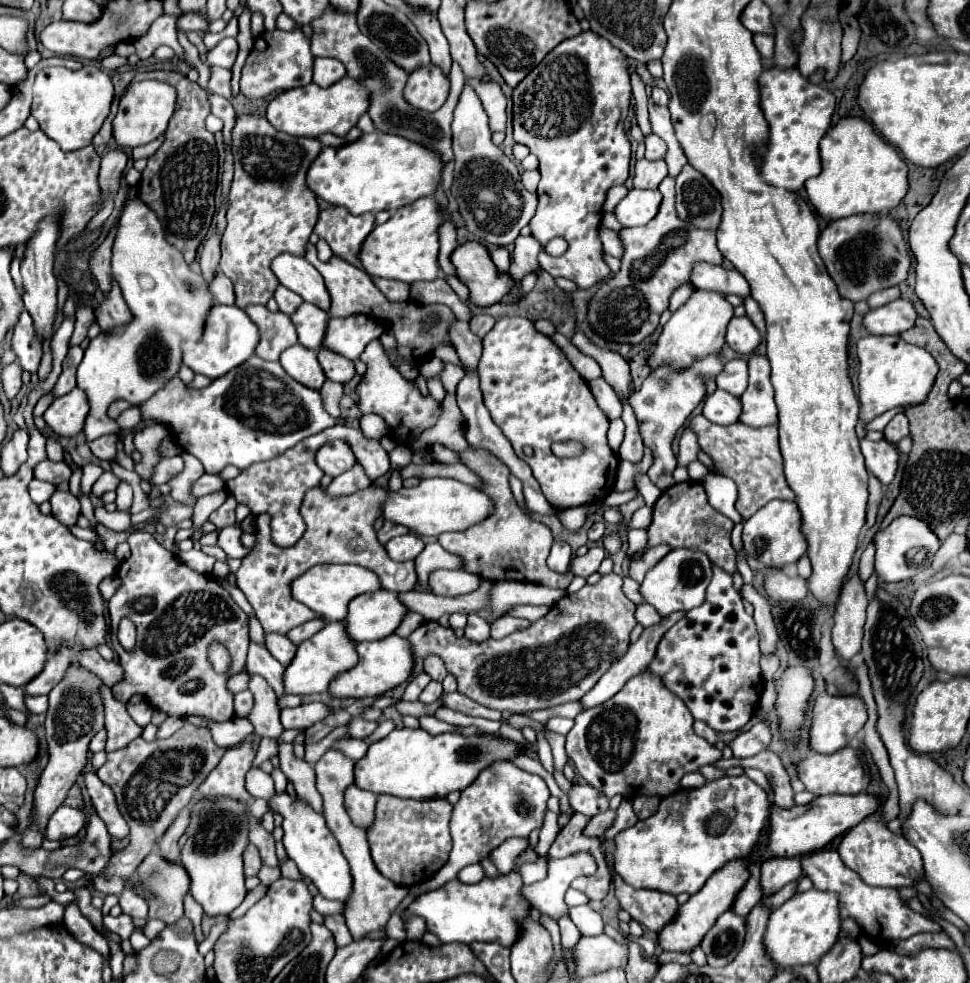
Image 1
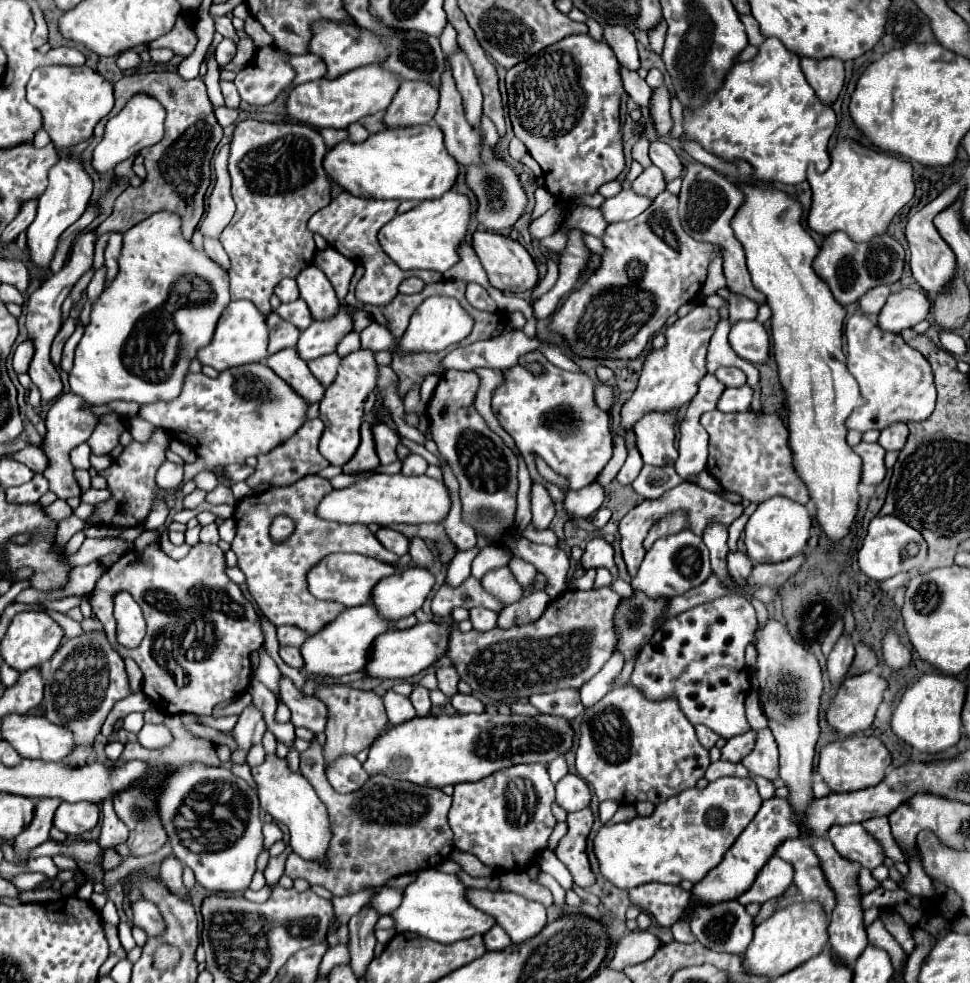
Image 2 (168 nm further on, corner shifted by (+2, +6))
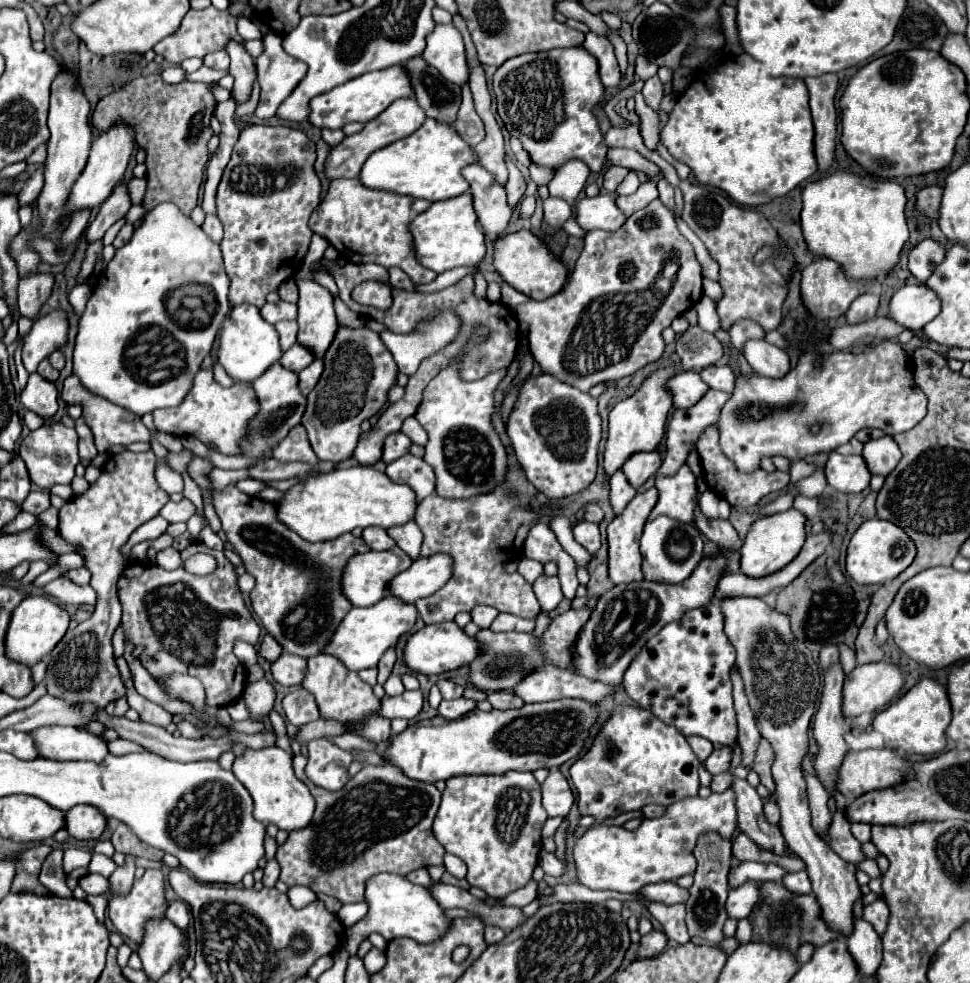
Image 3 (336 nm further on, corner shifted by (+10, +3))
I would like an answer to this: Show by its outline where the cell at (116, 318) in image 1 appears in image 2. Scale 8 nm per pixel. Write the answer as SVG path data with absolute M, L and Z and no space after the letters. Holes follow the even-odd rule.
M113 233L109 237L109 243L105 247L105 269L107 269L107 277L105 277L105 285L113 281L115 273L117 273L117 259L119 259L119 251L121 251L121 233Z

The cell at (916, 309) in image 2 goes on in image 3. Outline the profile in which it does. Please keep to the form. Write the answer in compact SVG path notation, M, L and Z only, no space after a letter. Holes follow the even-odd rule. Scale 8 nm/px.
M925 284L905 286L891 298L889 316L899 324L921 330L939 314L939 296Z

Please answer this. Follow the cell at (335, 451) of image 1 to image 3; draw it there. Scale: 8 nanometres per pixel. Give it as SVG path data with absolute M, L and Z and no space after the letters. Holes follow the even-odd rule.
M339 326L335 340L323 356L323 364L323 376L307 396L301 424L305 426L311 448L319 460L341 462L355 450L361 422L375 416L385 406L389 390L397 384L399 370L391 352L387 352L387 346L379 340L379 334L367 326Z

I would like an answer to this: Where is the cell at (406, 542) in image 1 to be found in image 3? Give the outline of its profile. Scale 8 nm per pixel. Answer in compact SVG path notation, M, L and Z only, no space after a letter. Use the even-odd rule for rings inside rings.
M375 526L365 528L361 536L363 536L365 544L367 544L371 550L389 550L389 548L395 546L393 538L391 538L383 528L375 528Z

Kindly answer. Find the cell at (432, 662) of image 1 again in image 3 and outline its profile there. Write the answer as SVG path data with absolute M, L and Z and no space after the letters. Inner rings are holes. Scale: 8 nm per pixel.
M439 680L437 686L439 686L439 690L441 690L445 700L453 700L453 698L461 698L463 696L463 686L459 686L459 684L451 682L451 680Z

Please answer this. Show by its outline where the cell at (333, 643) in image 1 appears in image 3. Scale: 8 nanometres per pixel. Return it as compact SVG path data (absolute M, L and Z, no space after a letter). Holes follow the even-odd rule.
M387 596L379 600L375 606L367 608L351 608L345 616L337 632L333 634L329 646L325 648L327 654L339 658L349 670L365 670L375 668L379 658L399 642L403 634L407 634L417 620L417 608L413 604L403 604L395 596Z

